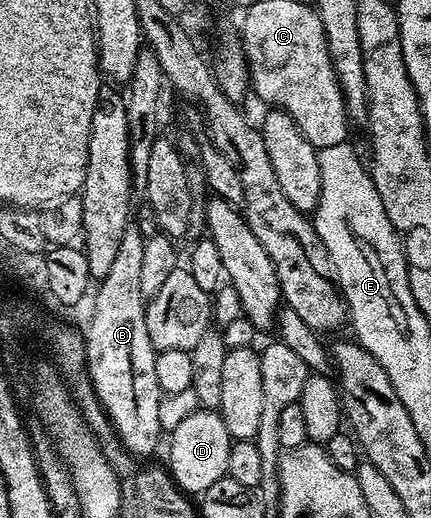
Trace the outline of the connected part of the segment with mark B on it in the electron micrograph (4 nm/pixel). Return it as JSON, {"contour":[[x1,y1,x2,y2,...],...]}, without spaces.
{"contour":[[130,218,123,230,123,237,119,242,114,263,111,264,107,276,100,279,99,288,92,295,92,298,94,297,93,310,89,326,85,328,86,362,96,395,116,437,119,436,127,451,137,456,151,455,156,450,160,438,163,438,163,431,159,424,159,404,163,395,155,371,155,360,158,353,148,335,145,314,146,299,140,291,140,271,145,241,137,220]]}

